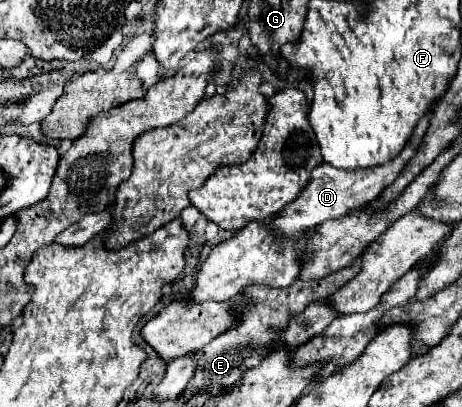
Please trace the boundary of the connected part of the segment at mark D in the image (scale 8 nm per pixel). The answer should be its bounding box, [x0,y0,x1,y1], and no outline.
[271,108,433,238]

